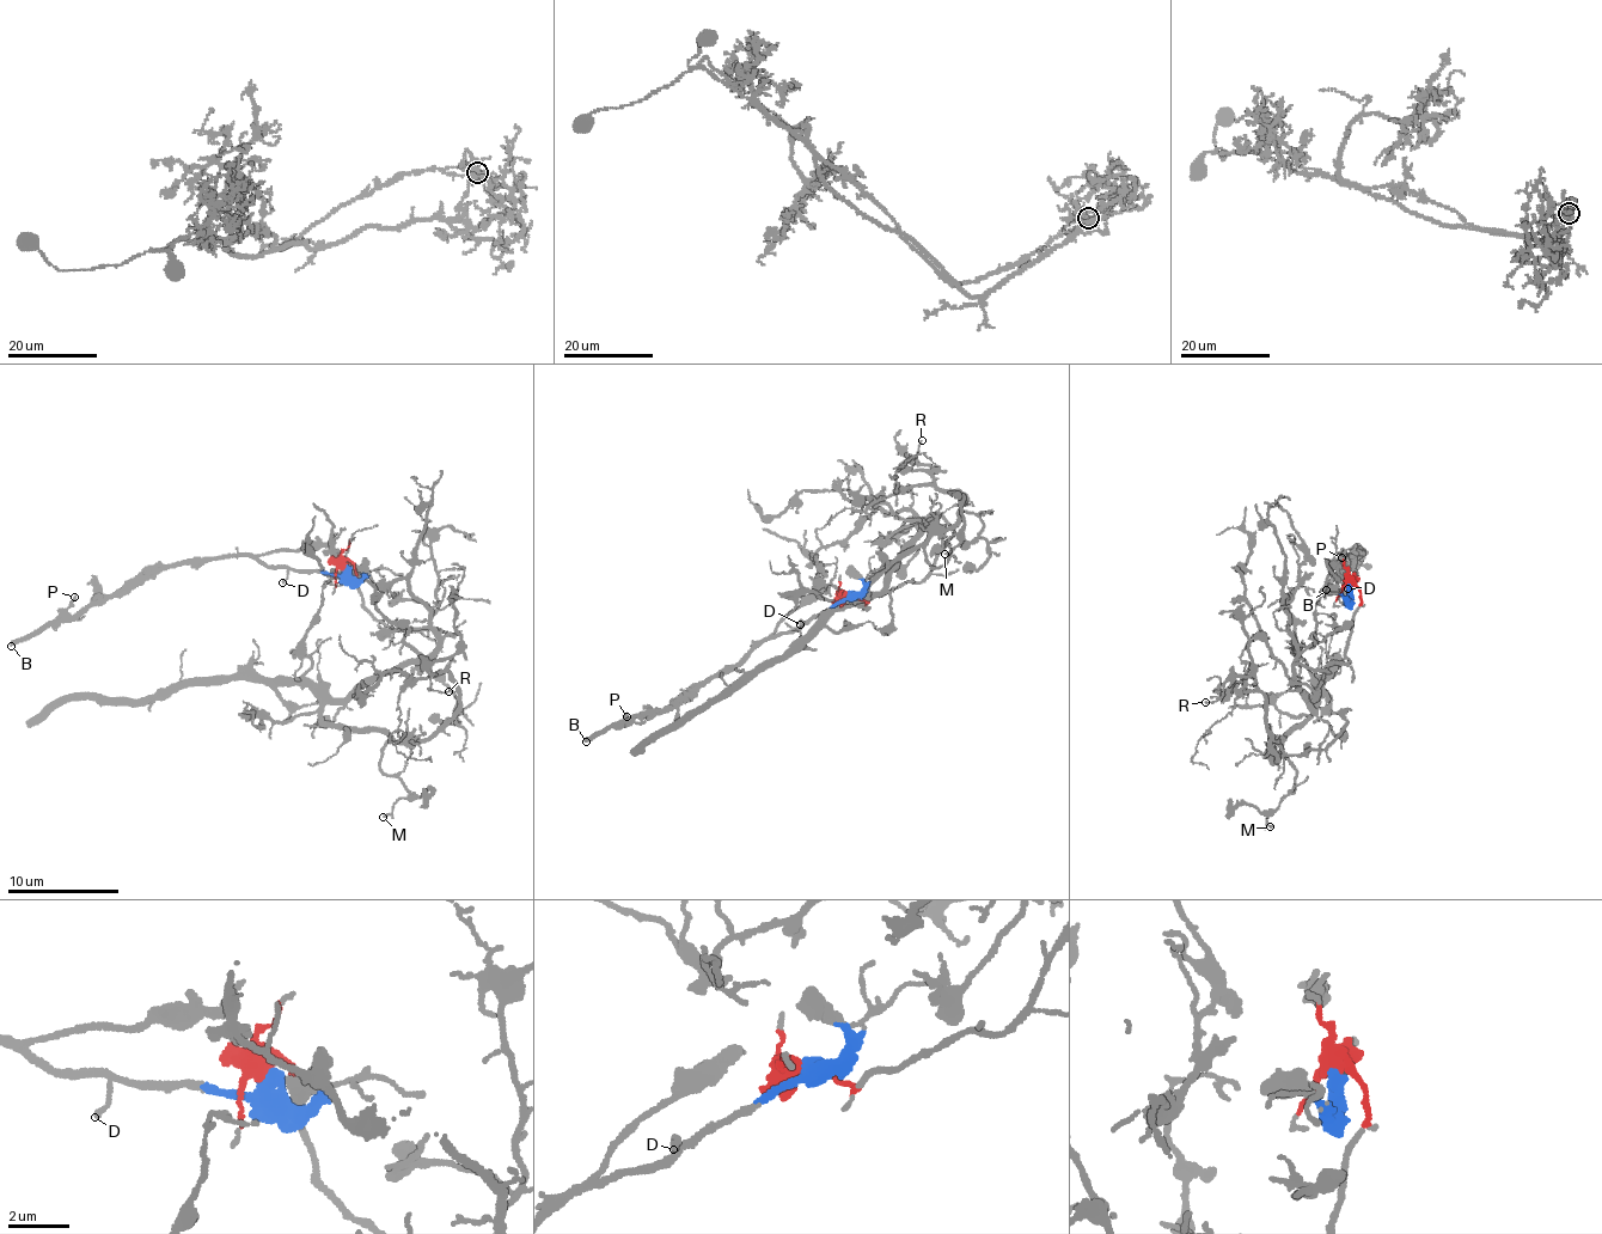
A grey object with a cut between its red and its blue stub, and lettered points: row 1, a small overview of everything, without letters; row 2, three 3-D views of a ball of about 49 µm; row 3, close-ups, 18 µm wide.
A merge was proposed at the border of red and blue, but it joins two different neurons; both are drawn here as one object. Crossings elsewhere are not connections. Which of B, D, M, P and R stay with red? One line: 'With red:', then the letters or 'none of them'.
With red: M, R

